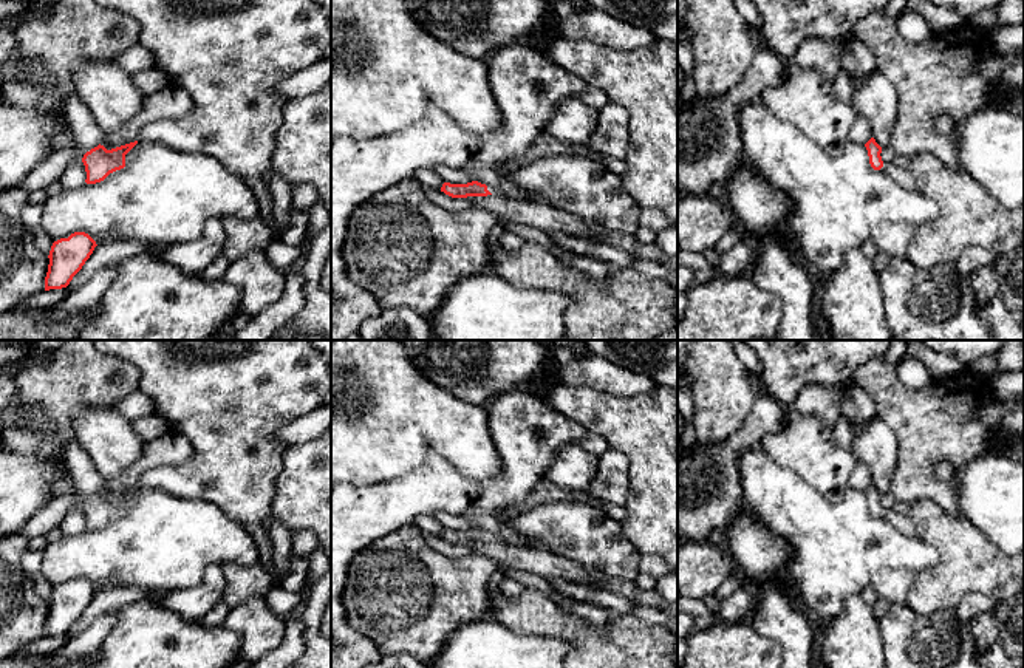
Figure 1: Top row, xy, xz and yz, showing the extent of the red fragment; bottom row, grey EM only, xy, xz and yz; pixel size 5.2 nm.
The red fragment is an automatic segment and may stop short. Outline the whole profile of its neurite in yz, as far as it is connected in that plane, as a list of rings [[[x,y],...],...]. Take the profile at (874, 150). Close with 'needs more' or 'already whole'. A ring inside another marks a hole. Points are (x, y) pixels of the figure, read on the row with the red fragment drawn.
[[[871,138],[866,144],[865,144],[866,150],[868,150],[868,156],[869,156],[869,164],[874,170],[880,170],[883,167],[883,161],[882,161],[882,147],[876,142],[874,138]]]; already whole

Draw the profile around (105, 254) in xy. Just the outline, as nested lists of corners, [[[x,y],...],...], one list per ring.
[[[135,240],[102,243],[96,246],[90,258],[82,266],[82,269],[73,277],[73,280],[67,286],[68,292],[71,294],[77,291],[80,286],[87,285],[91,280],[91,277],[102,268],[121,263],[139,254],[159,254],[159,250],[152,249],[145,243],[139,243]]]

